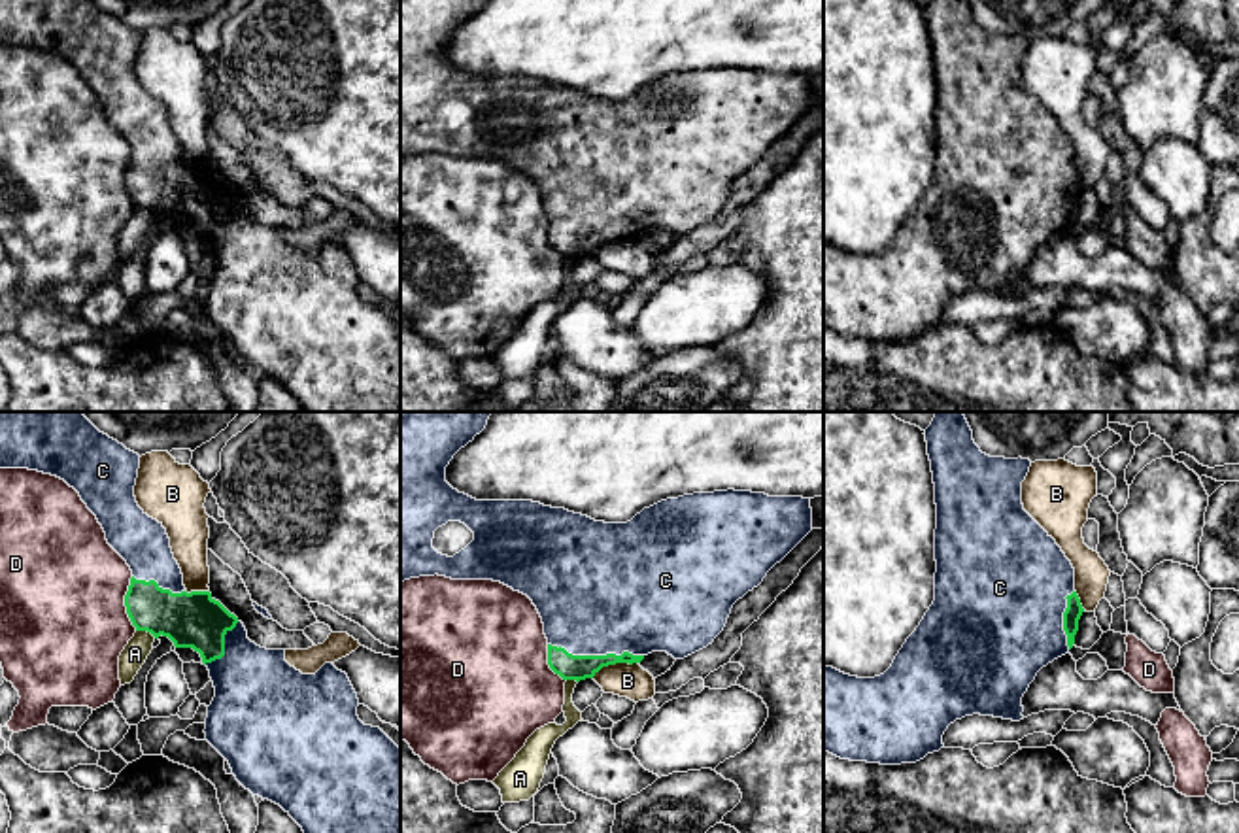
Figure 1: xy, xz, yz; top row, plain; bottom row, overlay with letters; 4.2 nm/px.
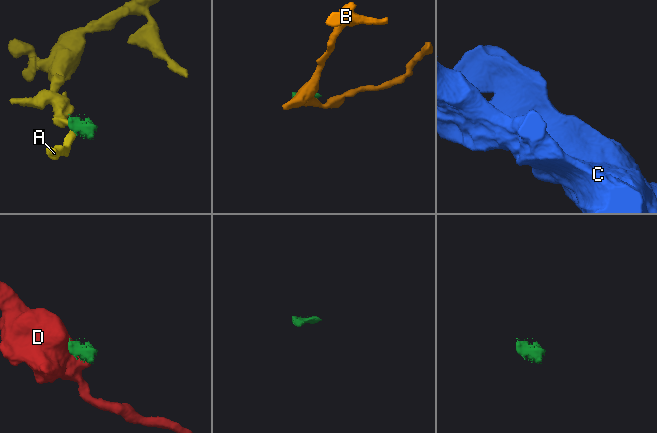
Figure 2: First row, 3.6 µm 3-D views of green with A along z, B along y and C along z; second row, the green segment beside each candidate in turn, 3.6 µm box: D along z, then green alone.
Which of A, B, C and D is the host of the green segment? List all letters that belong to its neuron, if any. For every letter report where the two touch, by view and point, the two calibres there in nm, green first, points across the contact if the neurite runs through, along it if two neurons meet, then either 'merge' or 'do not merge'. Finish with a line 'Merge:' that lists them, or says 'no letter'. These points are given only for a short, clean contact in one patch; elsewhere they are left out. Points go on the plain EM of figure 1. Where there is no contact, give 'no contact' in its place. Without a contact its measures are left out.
A: xy (146, 206) | 240/110 nm | along xy (136, 206), (146, 206), (155, 214) | do not merge
B: xz (614, 240) | 110/140 nm | along xz (637, 238), (609, 240), (592, 254) | do not merge
C: xz (595, 233) | 110/480 nm | merge
D: xy (125, 180) | 200/500 nm | along xy (131, 153), (125, 189), (136, 206) | do not merge
Merge: C

